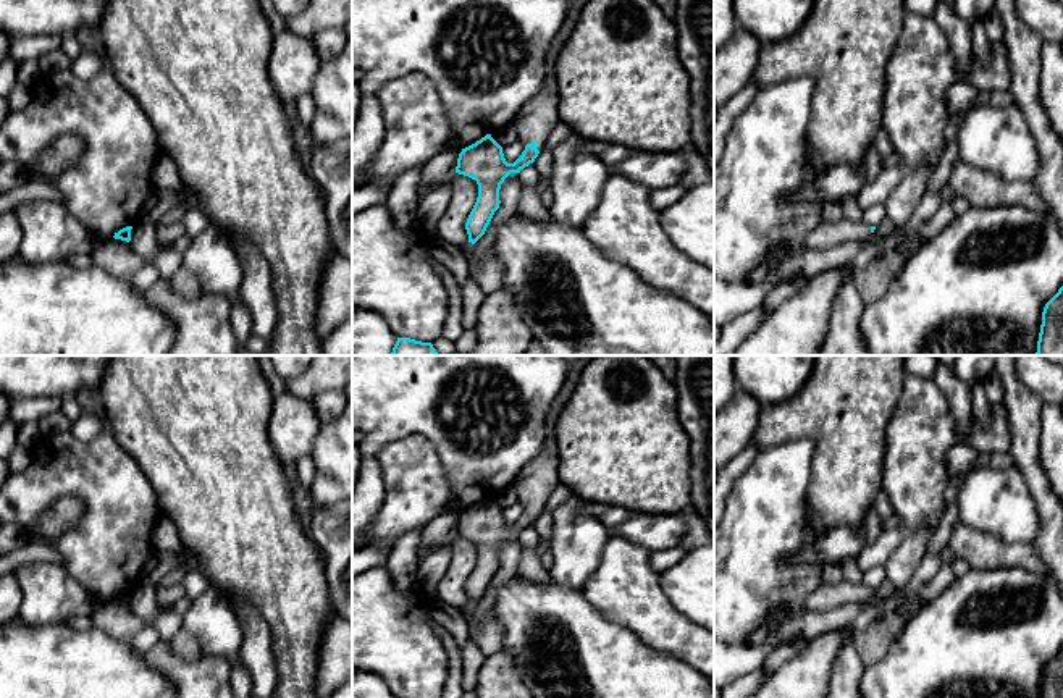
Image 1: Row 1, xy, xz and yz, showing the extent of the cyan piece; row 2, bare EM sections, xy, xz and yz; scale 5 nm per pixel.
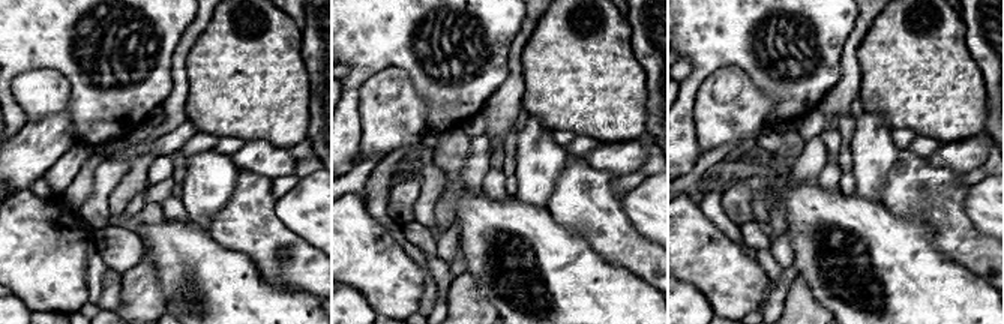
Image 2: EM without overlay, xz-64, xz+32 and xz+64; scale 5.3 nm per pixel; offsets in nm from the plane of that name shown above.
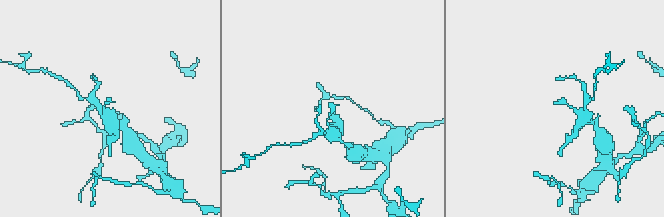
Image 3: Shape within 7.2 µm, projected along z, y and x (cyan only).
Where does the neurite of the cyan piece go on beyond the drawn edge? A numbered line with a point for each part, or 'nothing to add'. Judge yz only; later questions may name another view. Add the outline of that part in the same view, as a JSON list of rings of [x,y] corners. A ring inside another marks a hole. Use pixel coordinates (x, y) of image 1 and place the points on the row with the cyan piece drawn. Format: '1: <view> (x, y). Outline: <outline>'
1: yz (829, 235). Outline: [[[824,221],[814,231],[811,231],[801,244],[782,242],[771,249],[758,263],[758,267],[748,275],[746,283],[754,284],[763,281],[777,263],[809,249],[832,249],[847,241],[858,241],[871,234],[871,226],[863,221]]]

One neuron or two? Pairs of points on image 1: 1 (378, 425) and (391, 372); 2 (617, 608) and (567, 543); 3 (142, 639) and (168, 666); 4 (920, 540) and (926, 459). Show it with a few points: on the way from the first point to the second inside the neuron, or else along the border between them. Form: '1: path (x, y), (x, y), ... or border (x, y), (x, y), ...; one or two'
1: path (382, 412), (386, 385); one
2: border (608, 540), (598, 567), (582, 588); two
3: border (162, 640), (144, 655); two
4: border (931, 532), (920, 530), (908, 535), (890, 555); two

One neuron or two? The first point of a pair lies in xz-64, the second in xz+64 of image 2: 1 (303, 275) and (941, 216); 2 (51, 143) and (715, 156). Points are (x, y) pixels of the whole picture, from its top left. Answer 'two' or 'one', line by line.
1: one
2: two

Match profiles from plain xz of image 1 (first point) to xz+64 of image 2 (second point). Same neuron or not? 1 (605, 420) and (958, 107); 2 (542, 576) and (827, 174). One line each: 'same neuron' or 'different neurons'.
1: same neuron
2: same neuron

